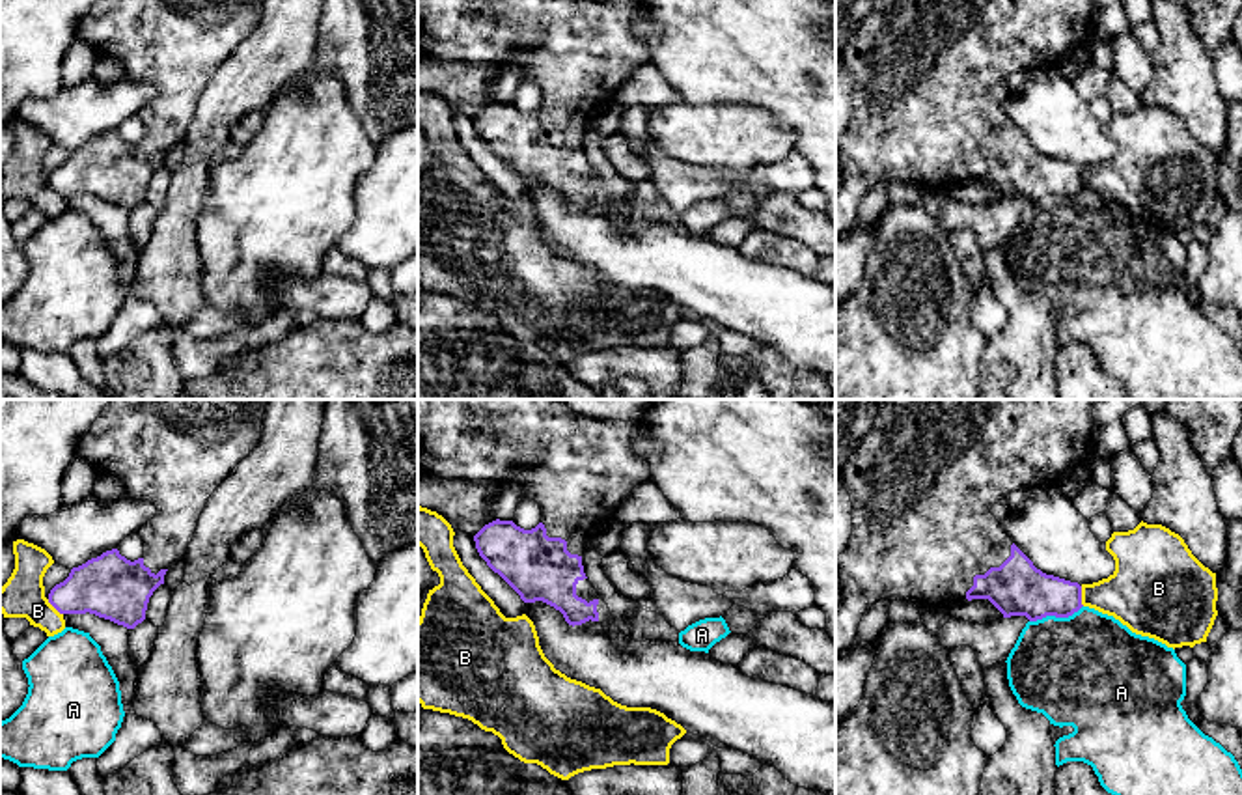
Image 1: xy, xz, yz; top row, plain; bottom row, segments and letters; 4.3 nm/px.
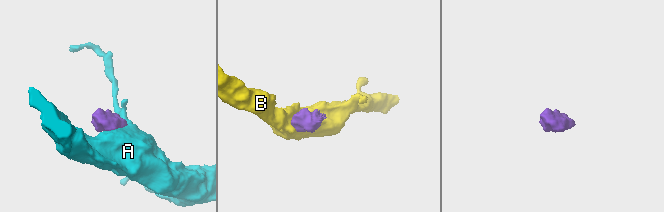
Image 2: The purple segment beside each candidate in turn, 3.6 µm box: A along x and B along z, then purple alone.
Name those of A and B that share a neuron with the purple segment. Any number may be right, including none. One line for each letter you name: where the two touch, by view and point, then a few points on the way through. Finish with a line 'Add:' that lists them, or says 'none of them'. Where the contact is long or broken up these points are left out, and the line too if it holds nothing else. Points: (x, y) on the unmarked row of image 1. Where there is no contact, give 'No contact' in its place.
Add: none of them

